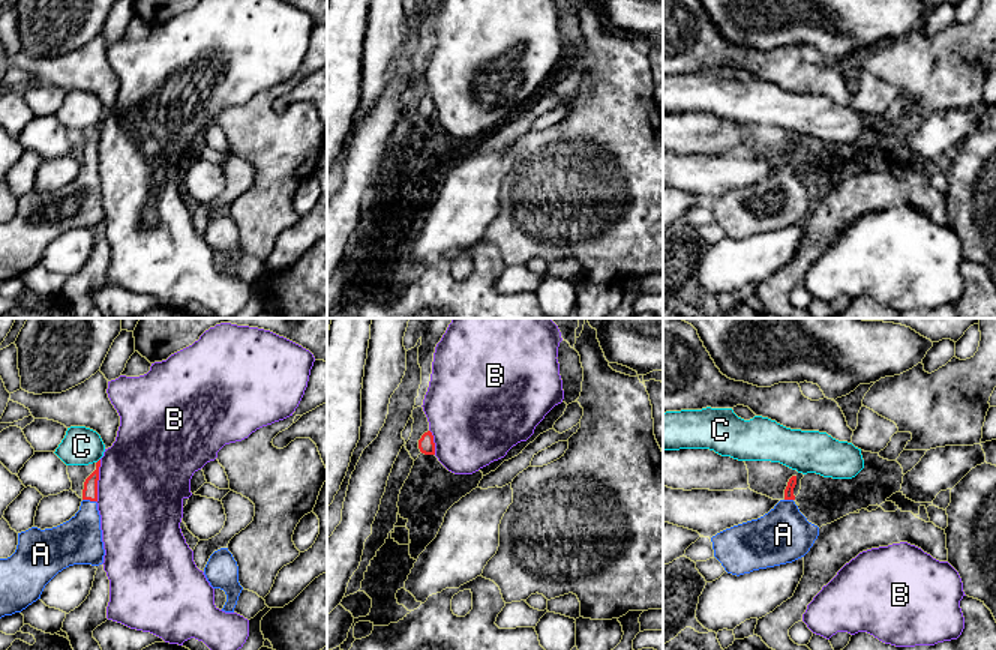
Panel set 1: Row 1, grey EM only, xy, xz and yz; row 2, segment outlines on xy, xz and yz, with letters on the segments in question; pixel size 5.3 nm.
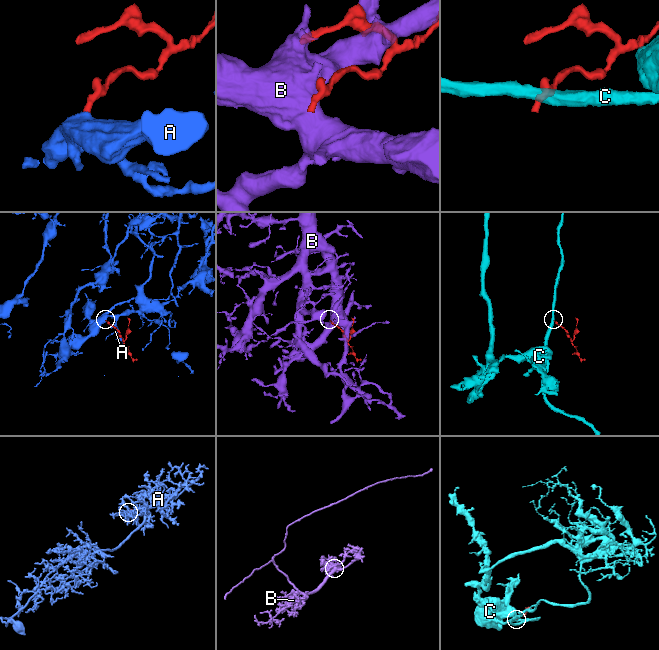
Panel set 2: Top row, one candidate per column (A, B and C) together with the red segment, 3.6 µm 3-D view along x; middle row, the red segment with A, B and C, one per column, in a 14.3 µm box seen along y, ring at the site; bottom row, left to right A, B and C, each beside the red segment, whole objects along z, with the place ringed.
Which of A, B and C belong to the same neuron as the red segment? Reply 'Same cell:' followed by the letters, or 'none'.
Same cell: A

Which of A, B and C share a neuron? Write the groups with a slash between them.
A / B / C

